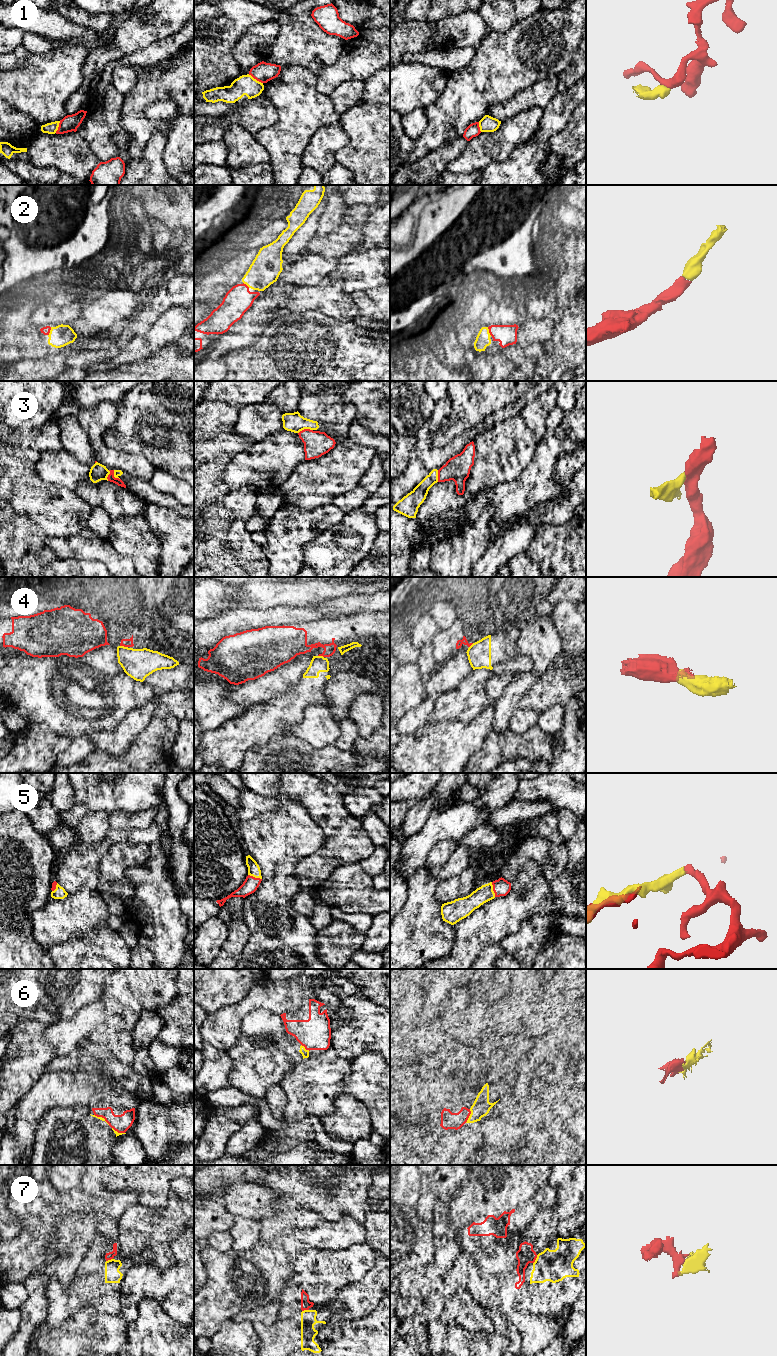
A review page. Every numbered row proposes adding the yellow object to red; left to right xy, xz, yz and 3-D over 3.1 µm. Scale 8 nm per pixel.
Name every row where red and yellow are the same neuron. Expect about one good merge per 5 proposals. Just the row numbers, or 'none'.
2, 5, 6

